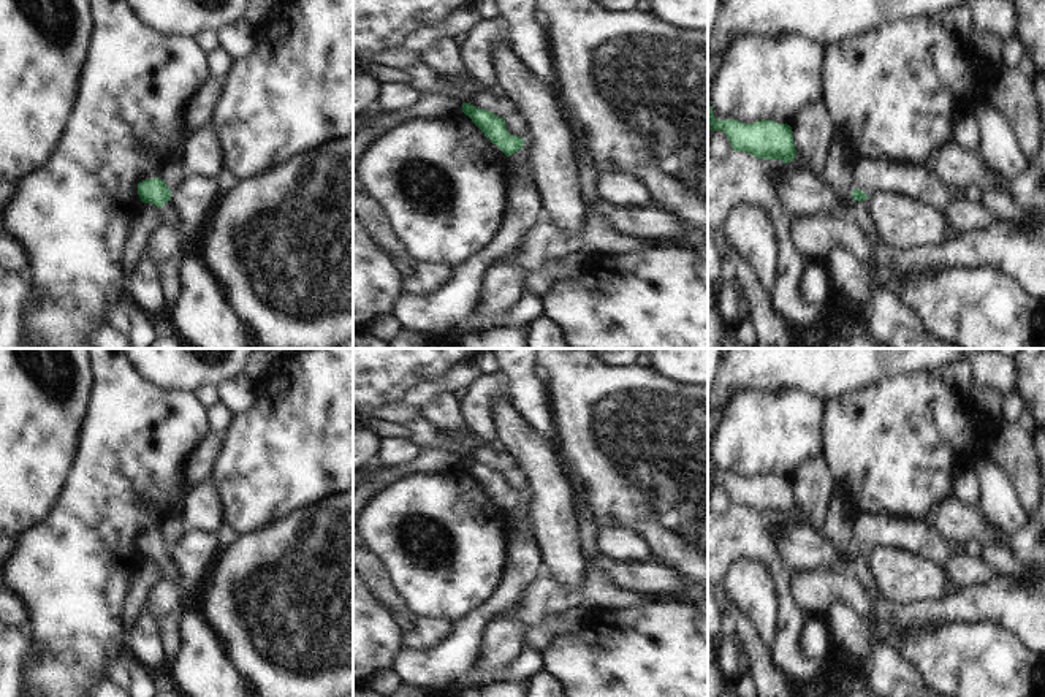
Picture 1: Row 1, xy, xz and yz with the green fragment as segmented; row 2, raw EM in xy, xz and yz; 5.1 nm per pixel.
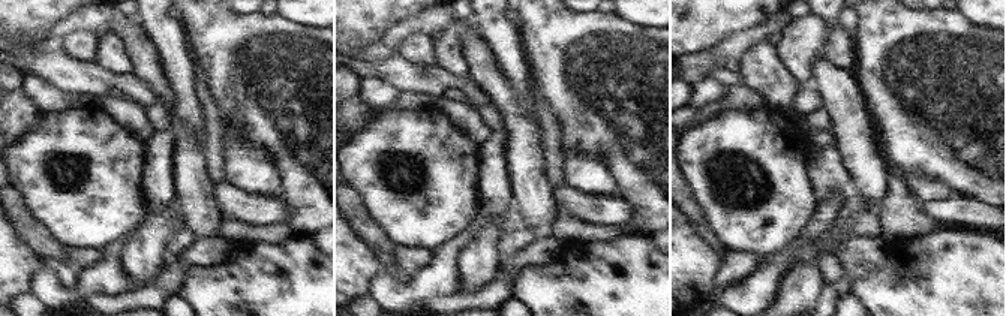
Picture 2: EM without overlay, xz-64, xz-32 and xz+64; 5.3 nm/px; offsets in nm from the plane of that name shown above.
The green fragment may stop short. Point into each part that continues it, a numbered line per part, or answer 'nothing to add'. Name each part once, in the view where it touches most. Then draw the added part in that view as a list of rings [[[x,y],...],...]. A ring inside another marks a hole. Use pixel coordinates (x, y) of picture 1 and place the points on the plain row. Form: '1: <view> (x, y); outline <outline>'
1: yz (1020, 610); outline [[[868,554],[855,556],[855,578],[871,592],[872,621],[895,648],[898,632],[926,619],[982,619],[999,624],[1034,656],[1045,657],[1045,577],[1034,586],[1001,575],[983,586],[956,589],[937,602],[895,605],[882,600],[872,585]]]

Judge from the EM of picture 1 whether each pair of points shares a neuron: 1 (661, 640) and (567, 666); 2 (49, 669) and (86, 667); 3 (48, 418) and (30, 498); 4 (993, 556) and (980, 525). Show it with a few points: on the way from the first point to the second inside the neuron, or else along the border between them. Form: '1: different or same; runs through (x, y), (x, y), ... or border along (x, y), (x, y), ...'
1: same; runs through (637, 664), (591, 666)
2: same; runs through (59, 669), (76, 667)
3: same; runs through (32, 438), (30, 479)
4: different; border along (985, 547), (999, 547), (1009, 552)

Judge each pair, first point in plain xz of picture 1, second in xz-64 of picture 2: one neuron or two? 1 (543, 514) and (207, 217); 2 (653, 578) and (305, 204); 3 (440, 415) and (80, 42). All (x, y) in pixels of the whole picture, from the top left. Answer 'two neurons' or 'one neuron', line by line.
1: one neuron
2: two neurons
3: one neuron

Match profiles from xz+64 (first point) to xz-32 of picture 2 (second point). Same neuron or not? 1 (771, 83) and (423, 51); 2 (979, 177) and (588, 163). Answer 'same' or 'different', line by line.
1: same
2: different

